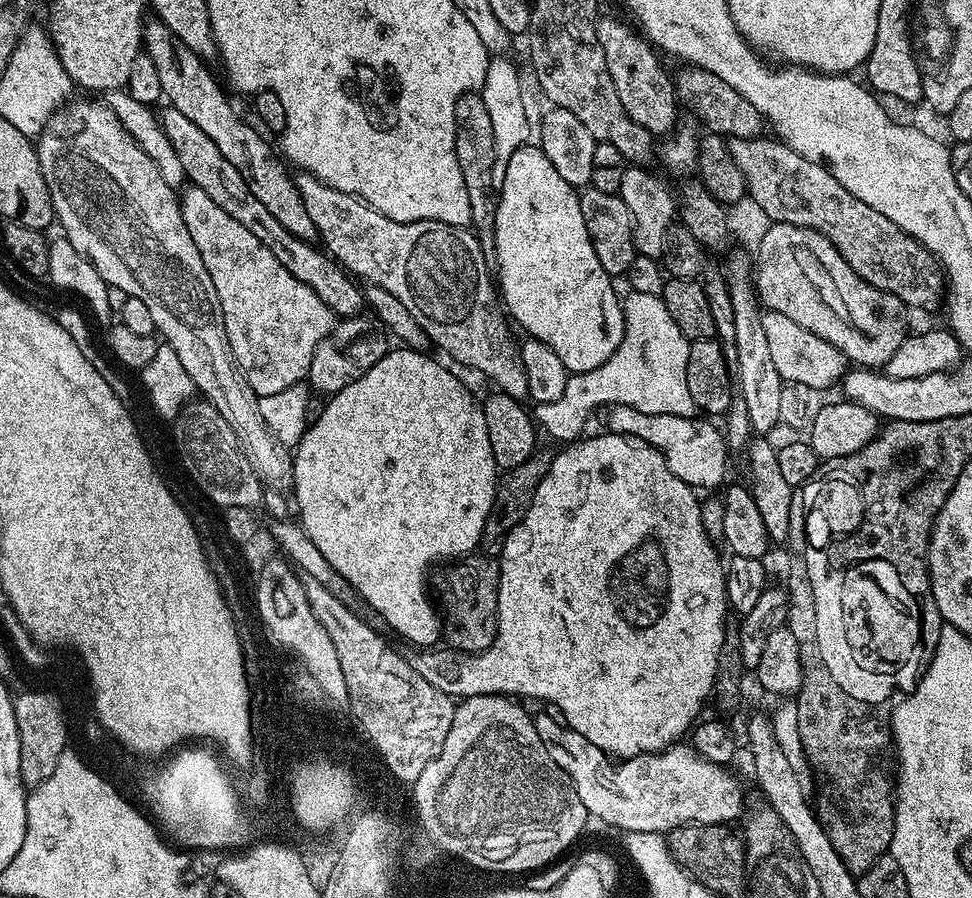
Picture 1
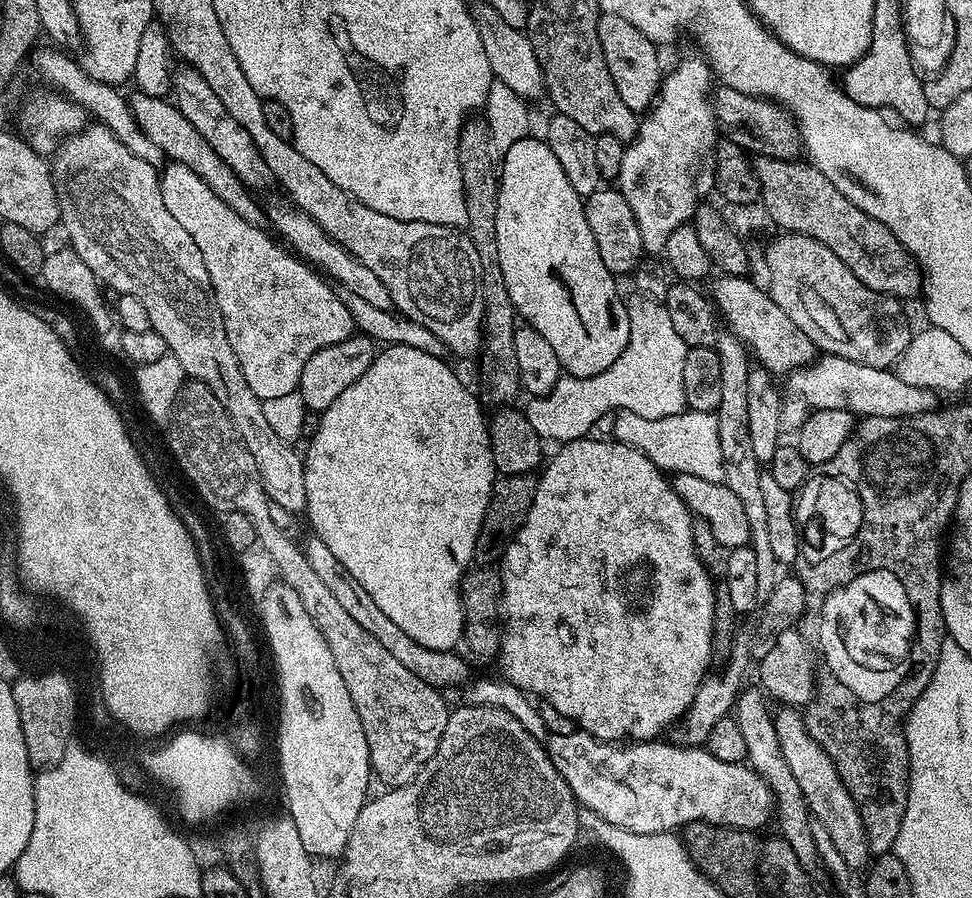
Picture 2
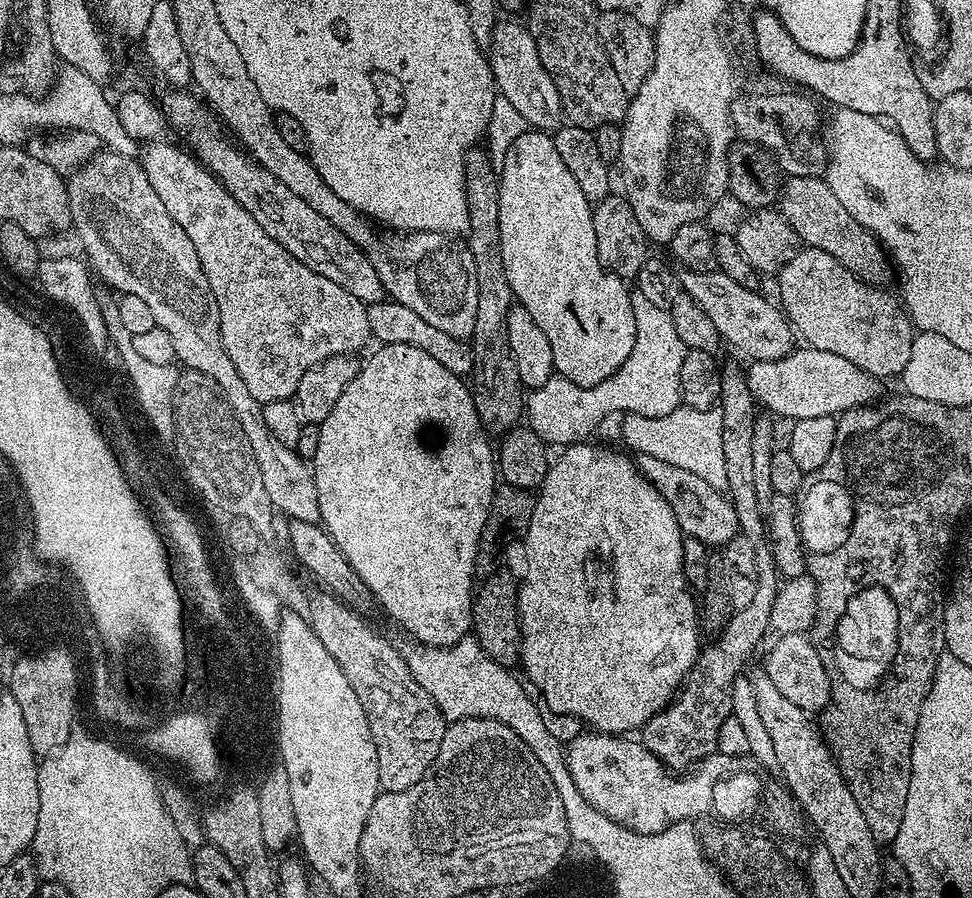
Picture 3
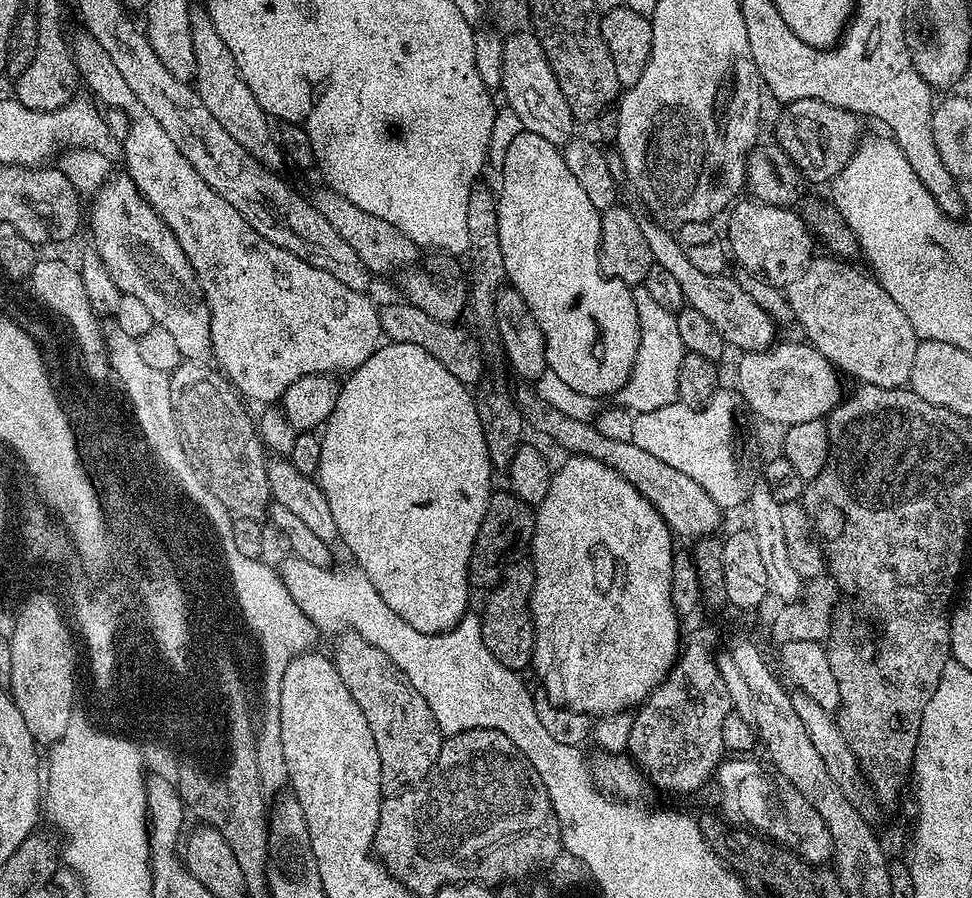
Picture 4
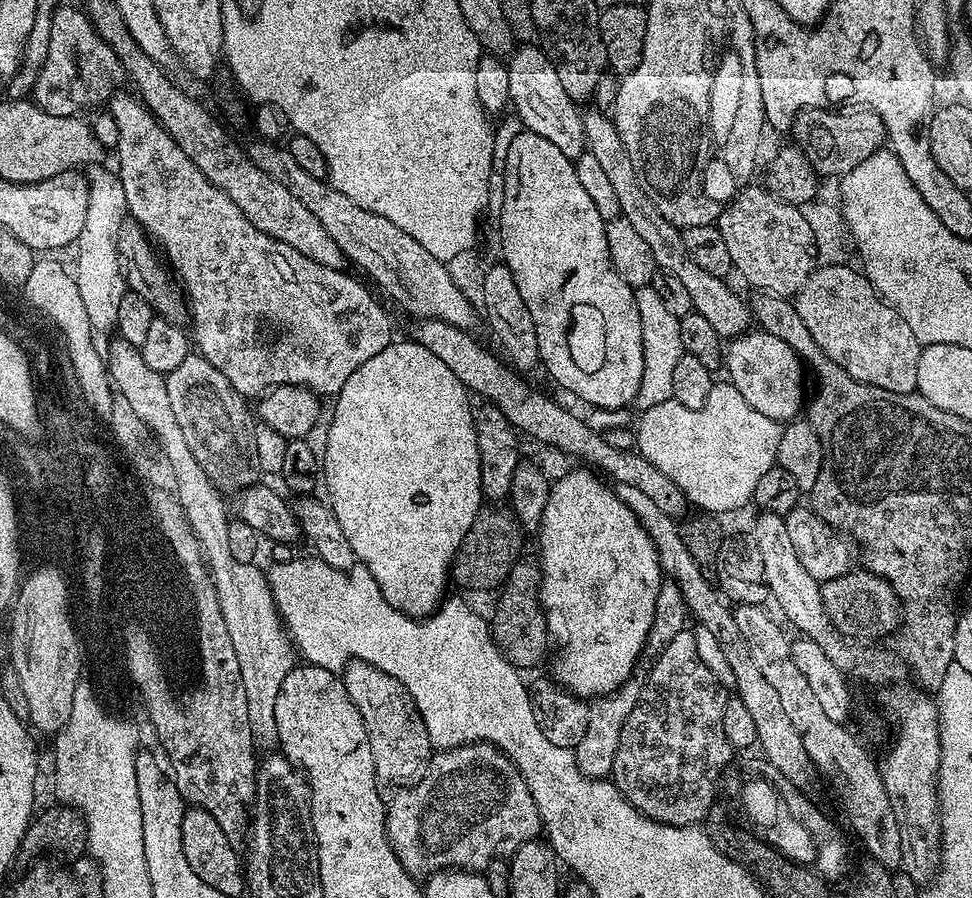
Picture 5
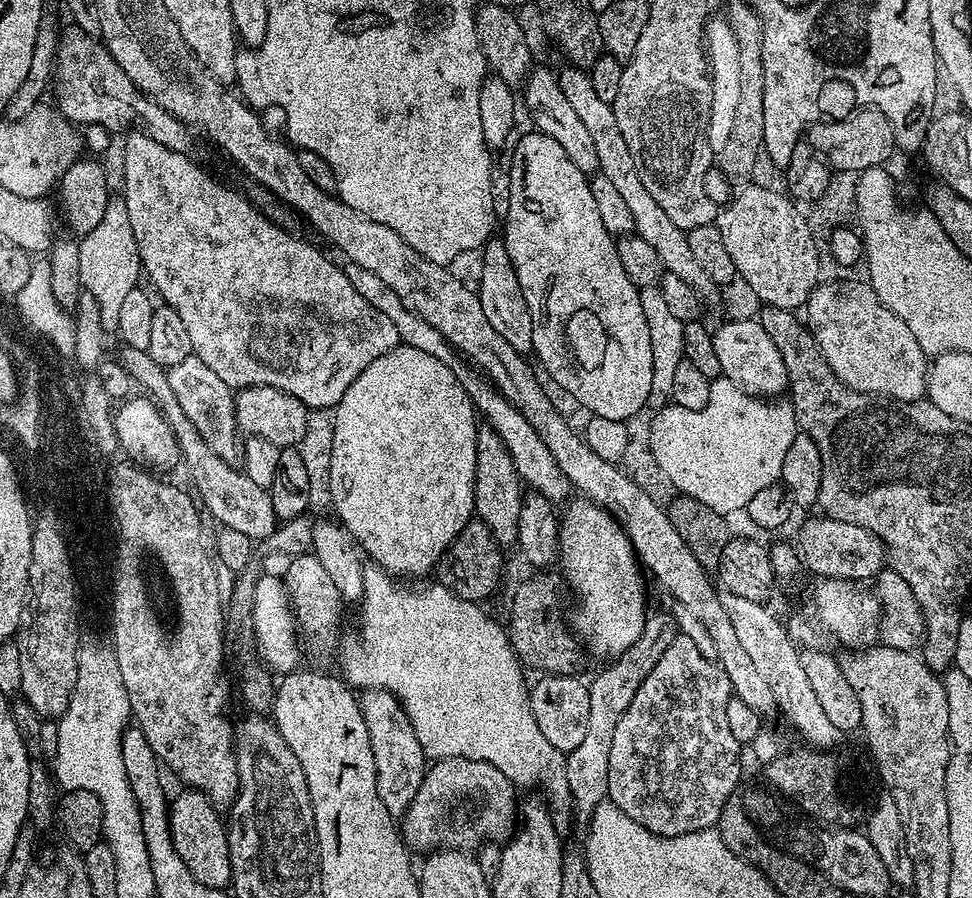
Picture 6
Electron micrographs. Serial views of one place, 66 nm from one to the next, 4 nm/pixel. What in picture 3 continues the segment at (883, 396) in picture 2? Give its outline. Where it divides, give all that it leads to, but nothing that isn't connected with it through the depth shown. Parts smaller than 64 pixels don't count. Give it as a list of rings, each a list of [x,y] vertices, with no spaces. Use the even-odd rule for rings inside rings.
[[[797,347],[786,358],[774,362],[755,362],[747,369],[748,385],[757,405],[773,417],[785,416],[788,422],[802,418],[839,417],[840,413],[881,399],[881,381],[860,368],[855,359],[847,360],[828,348]]]

